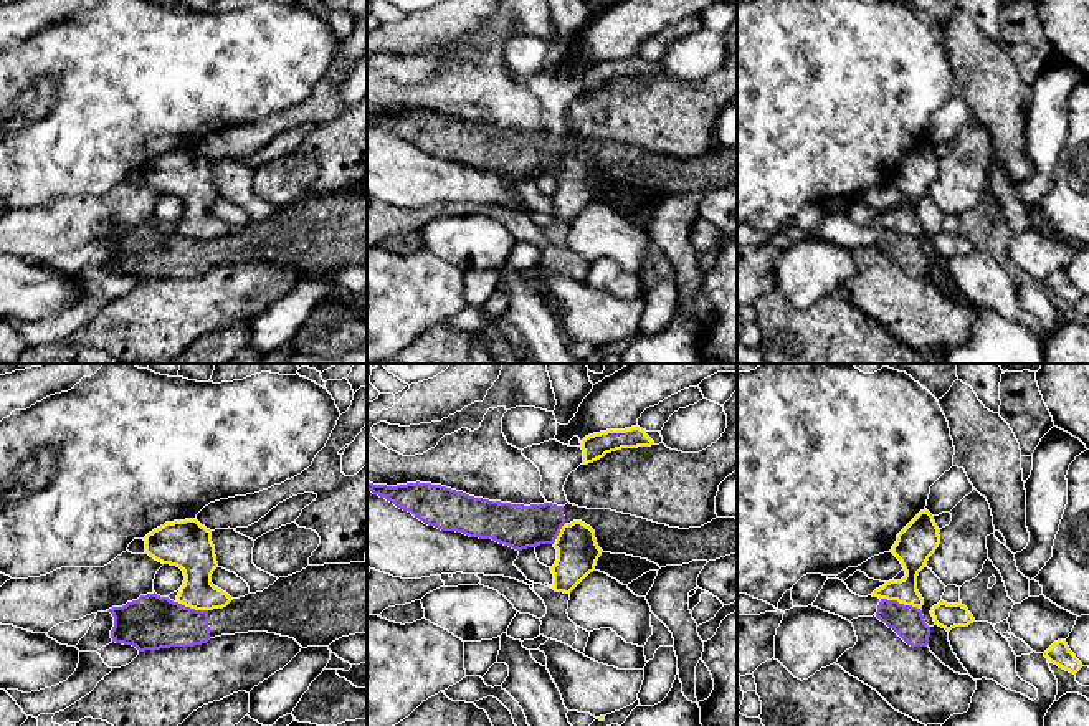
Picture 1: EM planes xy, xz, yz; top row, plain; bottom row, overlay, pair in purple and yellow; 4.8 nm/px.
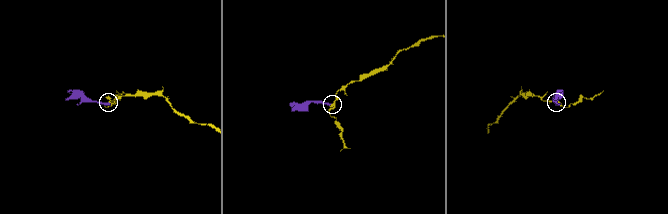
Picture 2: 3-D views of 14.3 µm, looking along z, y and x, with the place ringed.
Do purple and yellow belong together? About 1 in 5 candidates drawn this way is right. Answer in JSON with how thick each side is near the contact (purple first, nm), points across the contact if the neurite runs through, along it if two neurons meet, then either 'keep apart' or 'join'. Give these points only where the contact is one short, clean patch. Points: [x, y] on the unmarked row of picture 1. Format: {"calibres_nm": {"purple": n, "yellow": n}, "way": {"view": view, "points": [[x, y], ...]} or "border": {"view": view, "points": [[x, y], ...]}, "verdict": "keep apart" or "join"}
{"calibres_nm": {"purple": 160, "yellow": 140}, "border": {"view": "yz", "points": [[881, 227], [919, 238]]}, "verdict": "keep apart"}

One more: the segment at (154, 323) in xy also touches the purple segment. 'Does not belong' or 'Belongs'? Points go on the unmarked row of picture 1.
Does not belong

